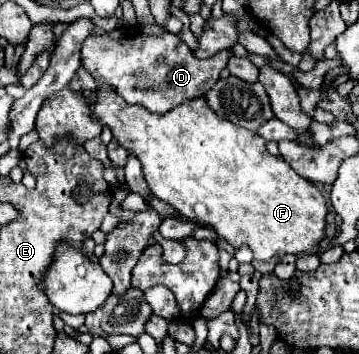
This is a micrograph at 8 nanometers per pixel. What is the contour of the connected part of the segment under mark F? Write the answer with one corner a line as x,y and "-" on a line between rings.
112,89
98,91
96,105
90,105
92,117
112,129
114,139
142,161
142,171
150,191
176,207
182,215
194,221
208,223
234,247
250,247
254,259
270,261
278,253
308,255
326,237
328,207
314,183
300,177
282,157
274,157
266,151
266,141
256,133
234,125
232,121
218,117
204,99
184,101
180,107
164,115
156,115
138,105
128,105

